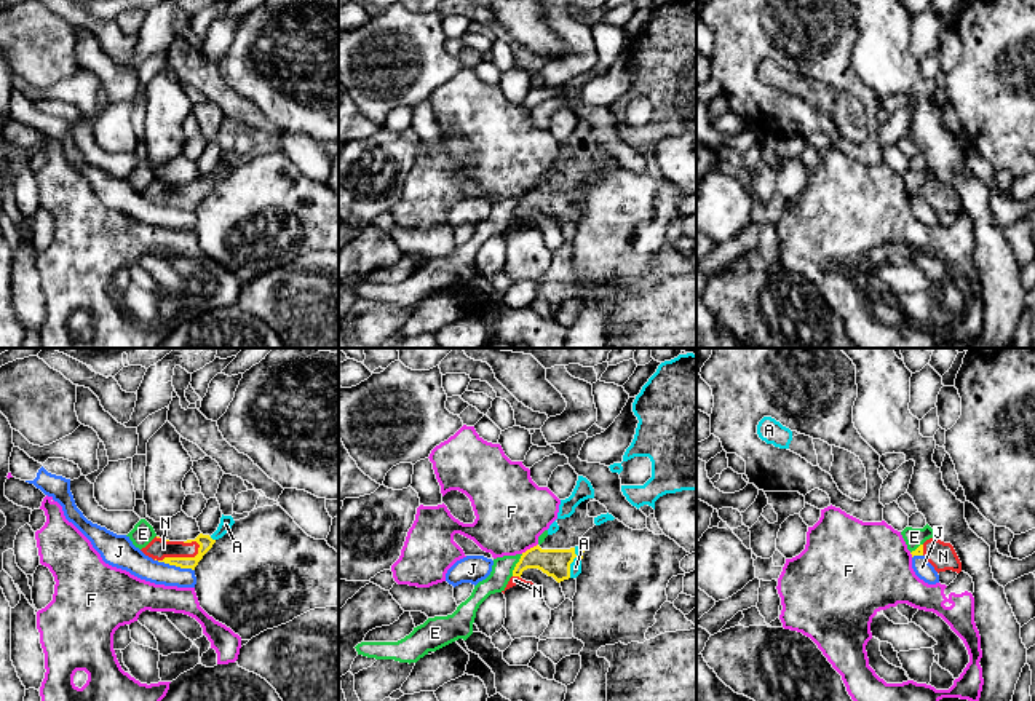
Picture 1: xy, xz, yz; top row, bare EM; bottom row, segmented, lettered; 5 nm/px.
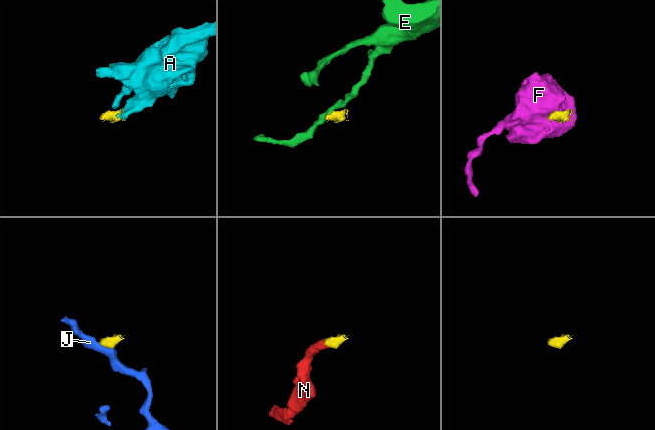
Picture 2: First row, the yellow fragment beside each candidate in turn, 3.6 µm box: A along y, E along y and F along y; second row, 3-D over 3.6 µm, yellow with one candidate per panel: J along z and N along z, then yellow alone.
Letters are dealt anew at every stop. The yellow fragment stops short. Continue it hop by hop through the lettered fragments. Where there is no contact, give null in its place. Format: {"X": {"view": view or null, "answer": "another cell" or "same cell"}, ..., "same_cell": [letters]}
{"A": {"view": "xz", "answer": "same cell"}, "E": {"view": "xz", "answer": "another cell"}, "F": {"view": "xz", "answer": "another cell"}, "J": {"view": "xy", "answer": "another cell"}, "N": {"view": "xy", "answer": "same cell"}, "same_cell": ["A", "N"]}

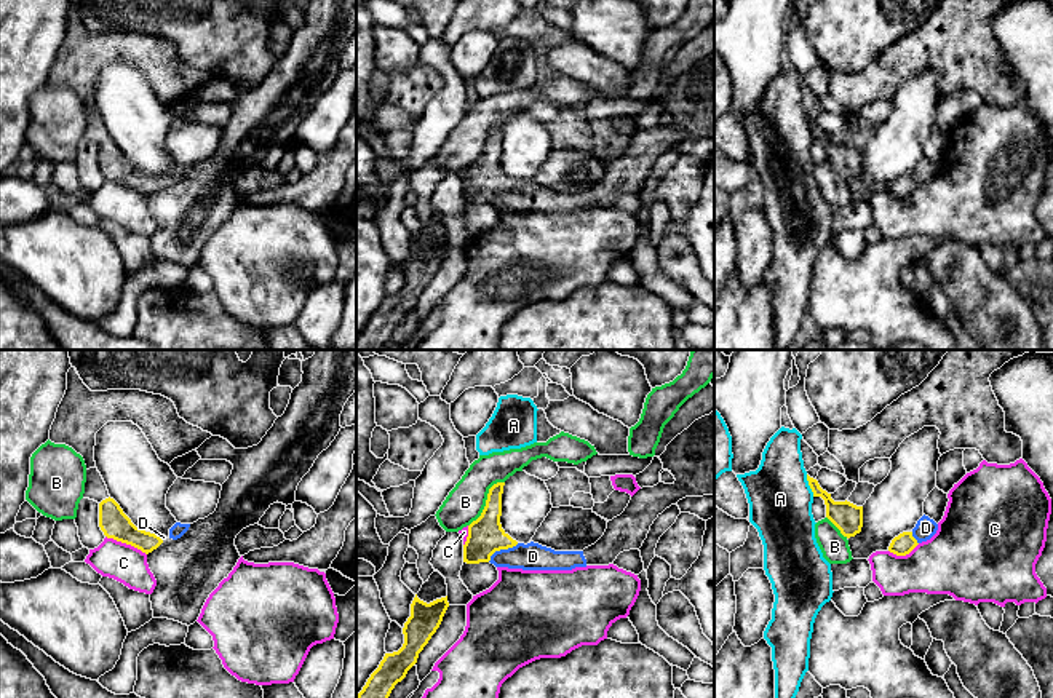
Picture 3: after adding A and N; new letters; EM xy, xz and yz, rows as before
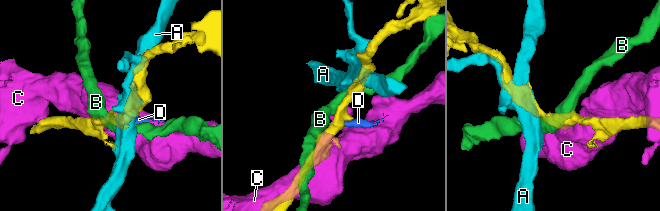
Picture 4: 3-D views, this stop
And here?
{"A": {"view": "yz", "answer": "another cell"}, "B": {"view": "xz", "answer": "another cell"}, "C": {"view": "xy", "answer": "another cell"}, "D": {"view": "xz", "answer": "same cell"}, "same_cell": ["D"]}

